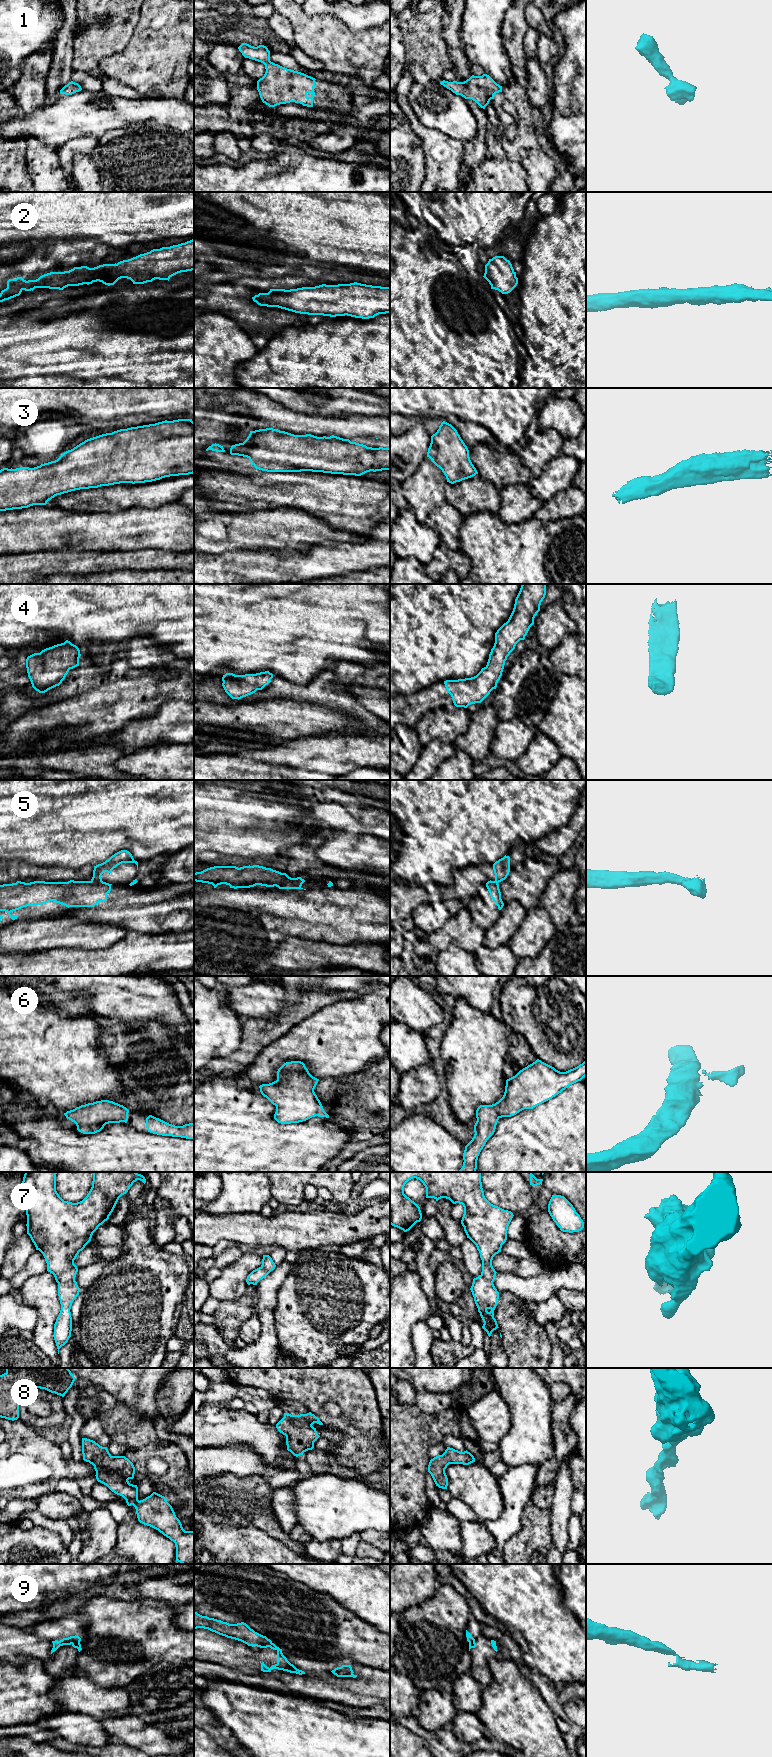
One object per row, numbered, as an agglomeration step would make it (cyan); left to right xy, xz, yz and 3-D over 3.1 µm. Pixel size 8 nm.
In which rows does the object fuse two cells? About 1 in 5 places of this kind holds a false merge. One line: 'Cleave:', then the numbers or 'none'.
Cleave: 5, 9

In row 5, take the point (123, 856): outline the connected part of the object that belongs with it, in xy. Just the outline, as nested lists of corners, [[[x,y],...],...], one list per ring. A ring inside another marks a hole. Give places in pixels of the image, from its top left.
[[[121,850],[112,855],[105,862],[94,866],[92,881],[103,882],[102,874],[104,872],[112,873],[112,870],[122,863],[135,863],[138,870],[138,862],[134,860],[132,854],[127,850]]]

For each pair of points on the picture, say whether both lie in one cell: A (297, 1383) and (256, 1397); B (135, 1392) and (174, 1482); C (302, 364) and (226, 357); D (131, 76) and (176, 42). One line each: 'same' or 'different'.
A: different
B: different
C: different
D: same

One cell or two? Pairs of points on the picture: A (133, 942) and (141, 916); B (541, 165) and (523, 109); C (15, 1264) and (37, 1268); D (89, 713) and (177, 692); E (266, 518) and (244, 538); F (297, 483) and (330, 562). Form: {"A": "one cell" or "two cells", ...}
{"A": "two cells", "B": "one cell", "C": "two cells", "D": "one cell", "E": "one cell", "F": "two cells"}

